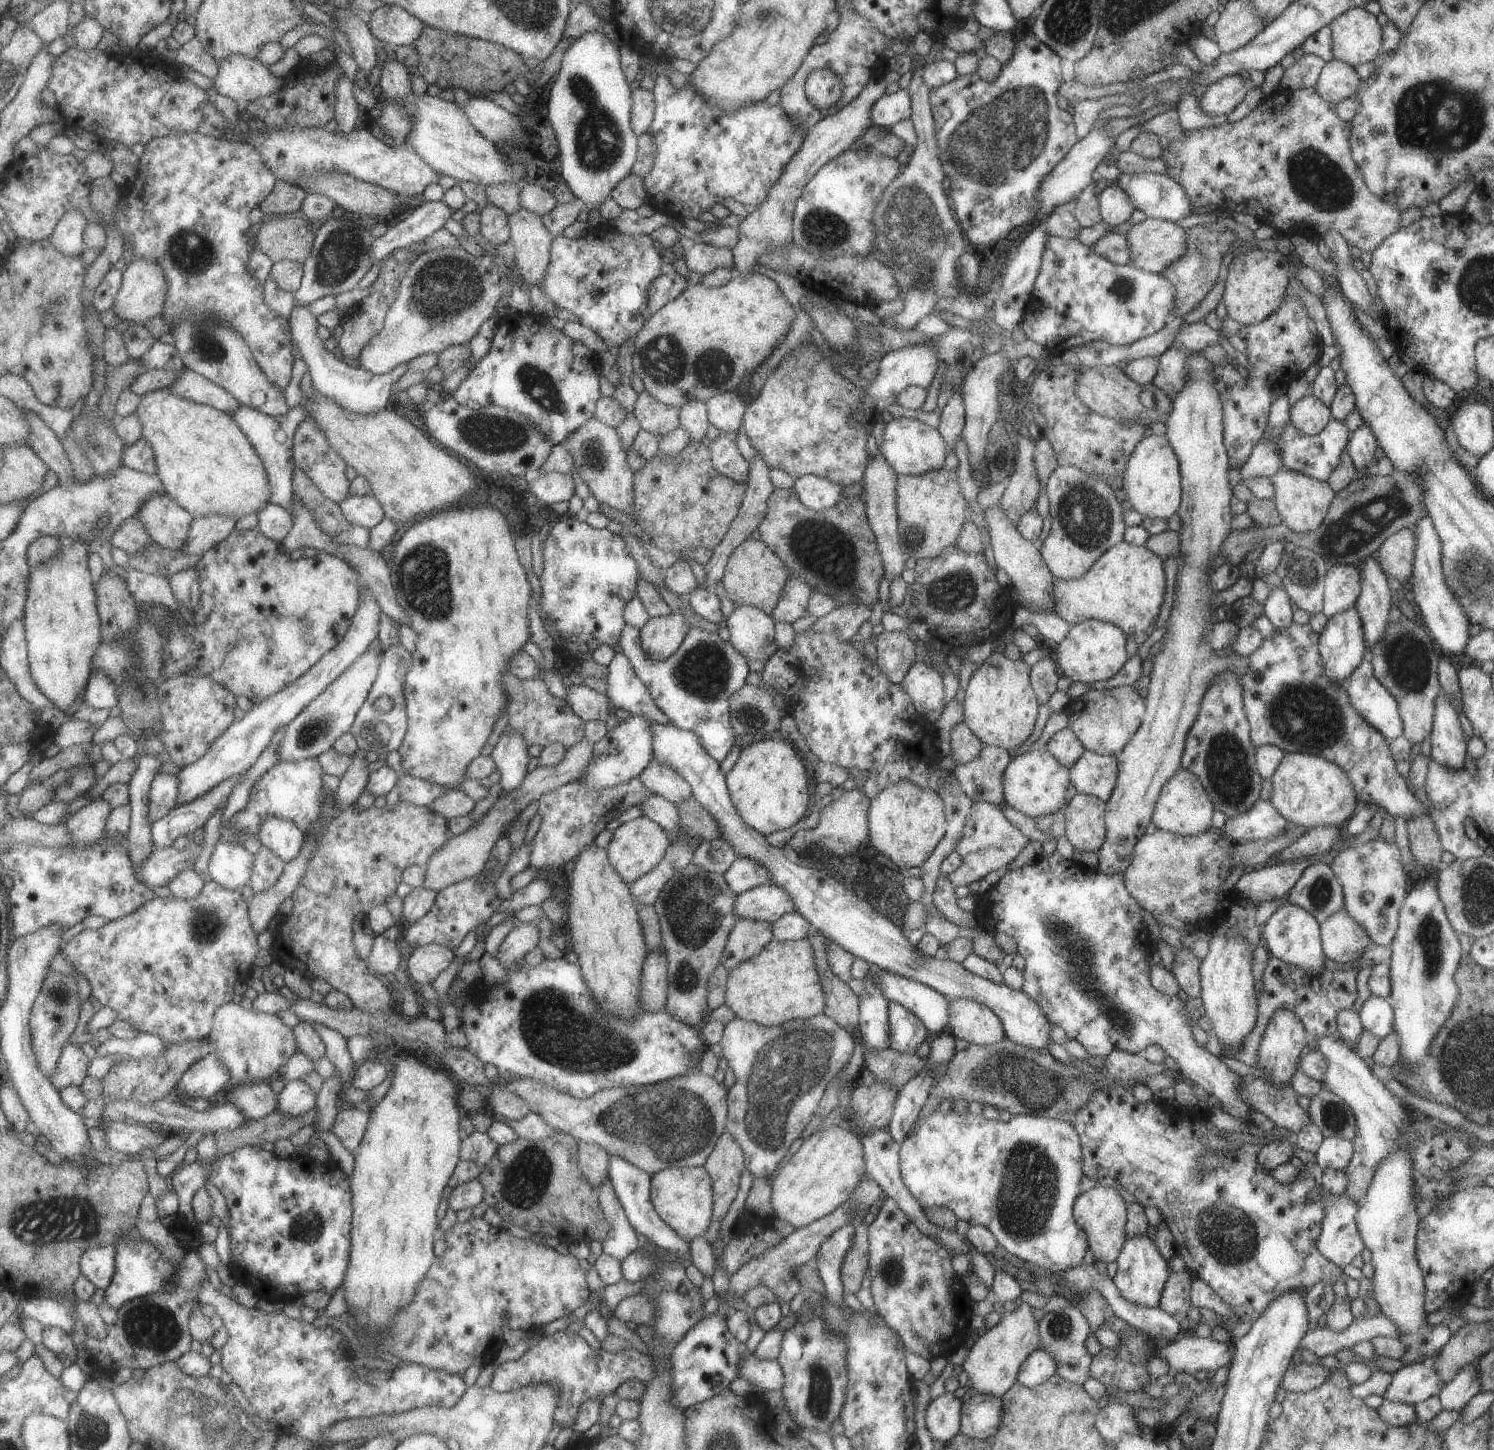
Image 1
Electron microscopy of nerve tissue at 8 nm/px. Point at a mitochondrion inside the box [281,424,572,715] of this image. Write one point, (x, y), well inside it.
(423, 574)

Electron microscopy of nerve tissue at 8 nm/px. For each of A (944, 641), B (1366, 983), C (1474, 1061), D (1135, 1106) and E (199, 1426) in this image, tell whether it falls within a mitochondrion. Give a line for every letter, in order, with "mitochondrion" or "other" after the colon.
A: other
B: other
C: mitochondrion
D: other
E: mitochondrion

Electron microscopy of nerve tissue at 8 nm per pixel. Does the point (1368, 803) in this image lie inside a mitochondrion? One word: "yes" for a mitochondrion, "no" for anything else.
no

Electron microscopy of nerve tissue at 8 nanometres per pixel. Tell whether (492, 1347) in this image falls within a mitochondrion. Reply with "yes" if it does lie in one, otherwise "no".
no

